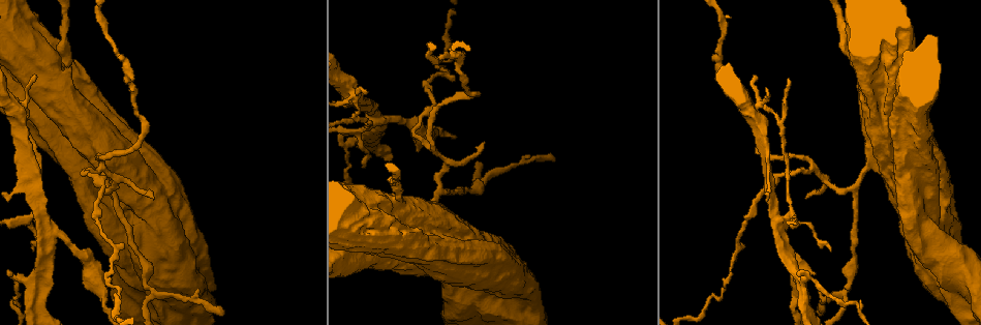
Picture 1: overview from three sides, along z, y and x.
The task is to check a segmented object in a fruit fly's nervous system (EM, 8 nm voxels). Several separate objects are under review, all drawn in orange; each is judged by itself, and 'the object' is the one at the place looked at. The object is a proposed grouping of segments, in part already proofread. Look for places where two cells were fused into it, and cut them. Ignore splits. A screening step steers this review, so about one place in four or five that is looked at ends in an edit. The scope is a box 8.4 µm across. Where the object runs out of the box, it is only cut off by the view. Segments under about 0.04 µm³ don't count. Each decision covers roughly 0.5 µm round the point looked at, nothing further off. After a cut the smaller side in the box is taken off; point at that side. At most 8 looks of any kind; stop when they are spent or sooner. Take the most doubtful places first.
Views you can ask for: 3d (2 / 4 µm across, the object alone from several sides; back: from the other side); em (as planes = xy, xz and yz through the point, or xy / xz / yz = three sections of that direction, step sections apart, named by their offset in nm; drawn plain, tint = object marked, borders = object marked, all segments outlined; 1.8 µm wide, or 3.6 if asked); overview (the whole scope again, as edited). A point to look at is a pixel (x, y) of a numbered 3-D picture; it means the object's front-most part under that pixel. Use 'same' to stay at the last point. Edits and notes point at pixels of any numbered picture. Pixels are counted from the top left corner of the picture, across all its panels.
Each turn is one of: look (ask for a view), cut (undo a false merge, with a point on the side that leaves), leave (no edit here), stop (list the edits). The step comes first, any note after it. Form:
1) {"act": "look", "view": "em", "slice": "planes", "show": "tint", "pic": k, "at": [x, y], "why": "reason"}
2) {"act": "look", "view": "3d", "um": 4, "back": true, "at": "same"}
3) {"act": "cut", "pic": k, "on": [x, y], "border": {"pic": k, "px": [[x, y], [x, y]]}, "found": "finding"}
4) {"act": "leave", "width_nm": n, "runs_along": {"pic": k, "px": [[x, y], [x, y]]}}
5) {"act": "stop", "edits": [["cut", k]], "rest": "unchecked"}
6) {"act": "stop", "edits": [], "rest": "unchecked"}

{"act": "look", "view": "em", "slice": "yz", "step": 16, "show": "tint", "pic": 1, "at": [379, 117], "why": "abrupt turn"}

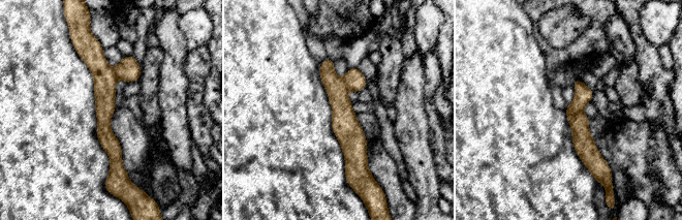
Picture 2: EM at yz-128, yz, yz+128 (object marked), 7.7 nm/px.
{"act": "look", "view": "em", "slice": "planes", "show": "tint", "at": "same"}

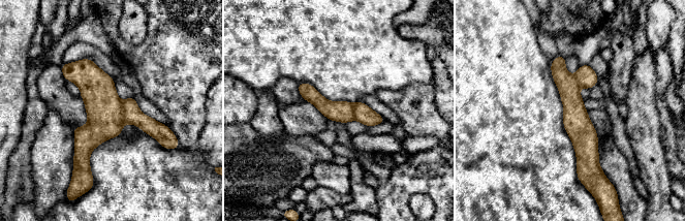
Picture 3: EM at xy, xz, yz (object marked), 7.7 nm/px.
{"act": "cut", "pic": 3, "on": [132, 114], "part_leaving": {"pic": 3, "px": [[124, 103], [160, 139]]}, "found": "a second cell is stuck on"}

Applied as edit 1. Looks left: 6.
{"act": "look", "view": "overview"}

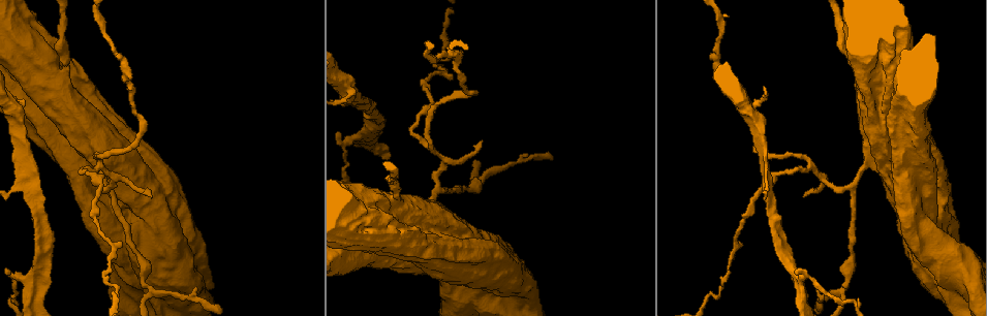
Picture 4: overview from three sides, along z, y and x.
{"act": "look", "view": "em", "um": 3.6, "slice": "xz", "step": 4, "show": "tint", "pic": 4, "at": [929, 215], "why": "thick turns thin"}

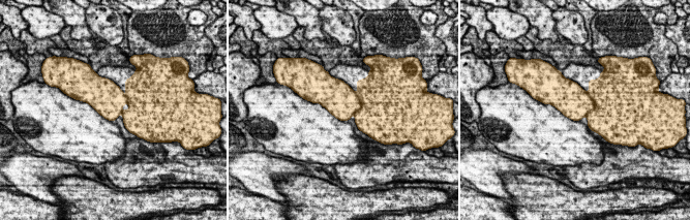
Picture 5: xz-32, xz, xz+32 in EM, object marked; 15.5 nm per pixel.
{"act": "cut", "pic": 5, "on": [579, 102], "found": "a second cell is stuck on"}

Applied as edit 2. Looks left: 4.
{"act": "stop", "edits": [["cut", 3], ["cut", 5]], "rest": "unchecked"}

